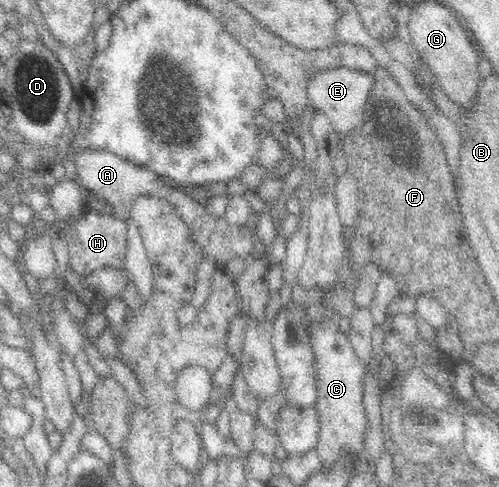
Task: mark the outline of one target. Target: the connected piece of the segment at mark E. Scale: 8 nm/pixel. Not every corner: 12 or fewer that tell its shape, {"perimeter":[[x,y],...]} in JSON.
{"perimeter":[[342,66],[307,78],[306,94],[339,136],[360,126],[368,72]]}

